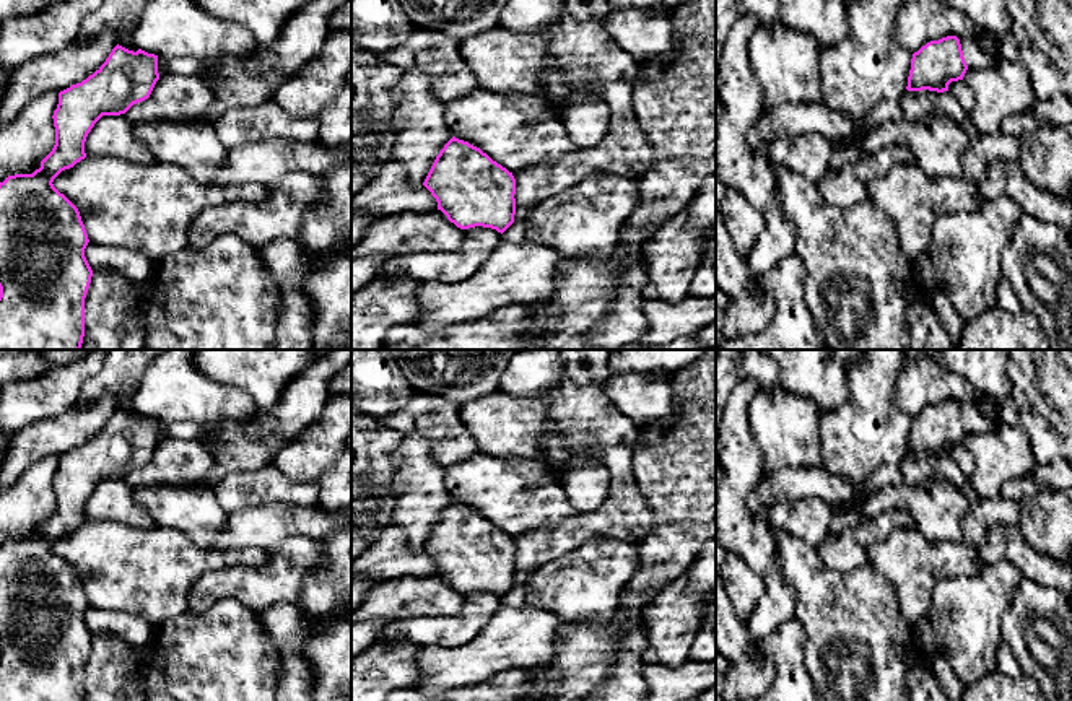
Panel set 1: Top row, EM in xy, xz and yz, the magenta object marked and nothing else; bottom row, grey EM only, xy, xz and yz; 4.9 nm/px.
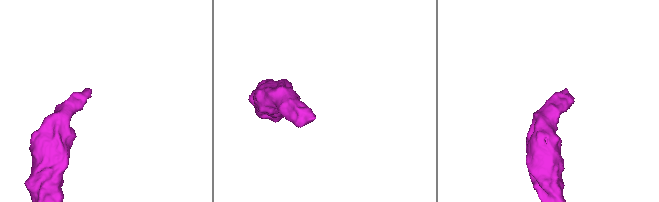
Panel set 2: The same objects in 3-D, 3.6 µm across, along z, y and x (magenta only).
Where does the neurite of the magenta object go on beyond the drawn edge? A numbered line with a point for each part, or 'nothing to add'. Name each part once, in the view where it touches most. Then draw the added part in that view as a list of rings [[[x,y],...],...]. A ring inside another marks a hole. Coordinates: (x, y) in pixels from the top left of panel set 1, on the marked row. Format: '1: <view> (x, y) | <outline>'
1: yz (975, 56) | [[[960,39],[963,57],[968,67],[989,67],[994,65],[996,55],[986,50],[976,39]]]

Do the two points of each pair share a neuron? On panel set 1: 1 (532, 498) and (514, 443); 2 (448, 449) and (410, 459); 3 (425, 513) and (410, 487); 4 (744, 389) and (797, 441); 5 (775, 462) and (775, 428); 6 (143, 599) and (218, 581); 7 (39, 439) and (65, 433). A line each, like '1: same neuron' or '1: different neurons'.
1: different neurons
2: different neurons
3: same neuron
4: different neurons
5: same neuron
6: different neurons
7: same neuron

